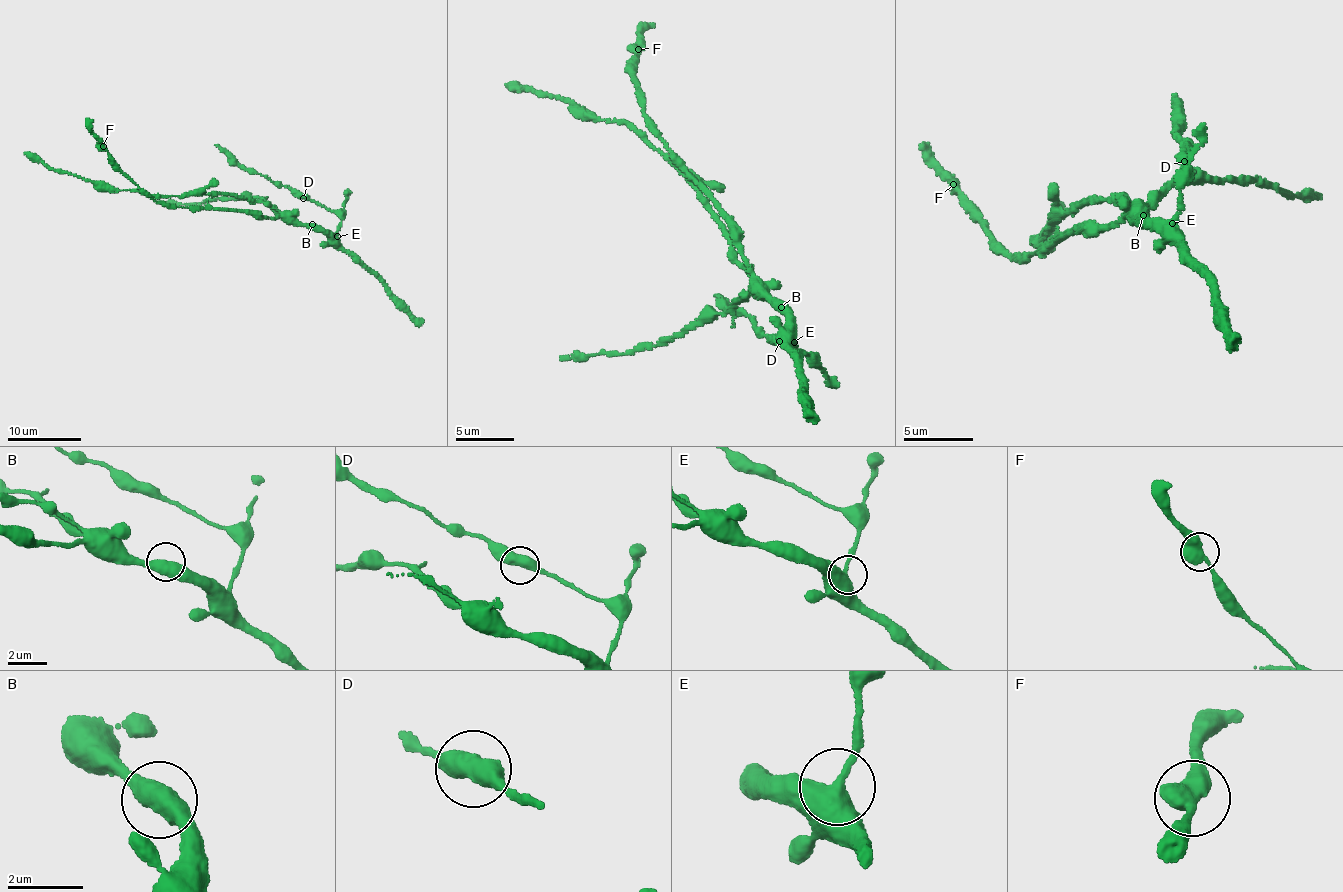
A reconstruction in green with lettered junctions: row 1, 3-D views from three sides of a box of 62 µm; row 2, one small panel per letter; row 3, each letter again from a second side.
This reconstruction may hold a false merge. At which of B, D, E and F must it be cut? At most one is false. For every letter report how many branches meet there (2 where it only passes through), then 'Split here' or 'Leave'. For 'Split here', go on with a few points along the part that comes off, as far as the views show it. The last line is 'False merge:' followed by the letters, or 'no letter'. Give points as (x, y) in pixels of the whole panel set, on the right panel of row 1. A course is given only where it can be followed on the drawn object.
B: Branches: 2. Leave
D: Branches: 2. Leave
E: Branches: 2. Leave
F: Branches: 2. Leave
False merge: no letter

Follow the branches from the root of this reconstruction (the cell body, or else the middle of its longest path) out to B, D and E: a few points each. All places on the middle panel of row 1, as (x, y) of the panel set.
B: (748, 271), (781, 307)
D: (748, 271), (783, 309), (788, 318), (788, 332), (796, 347), (811, 355), (800, 354), (779, 341)
E: (748, 271), (783, 309), (788, 318), (788, 332), (794, 342)

